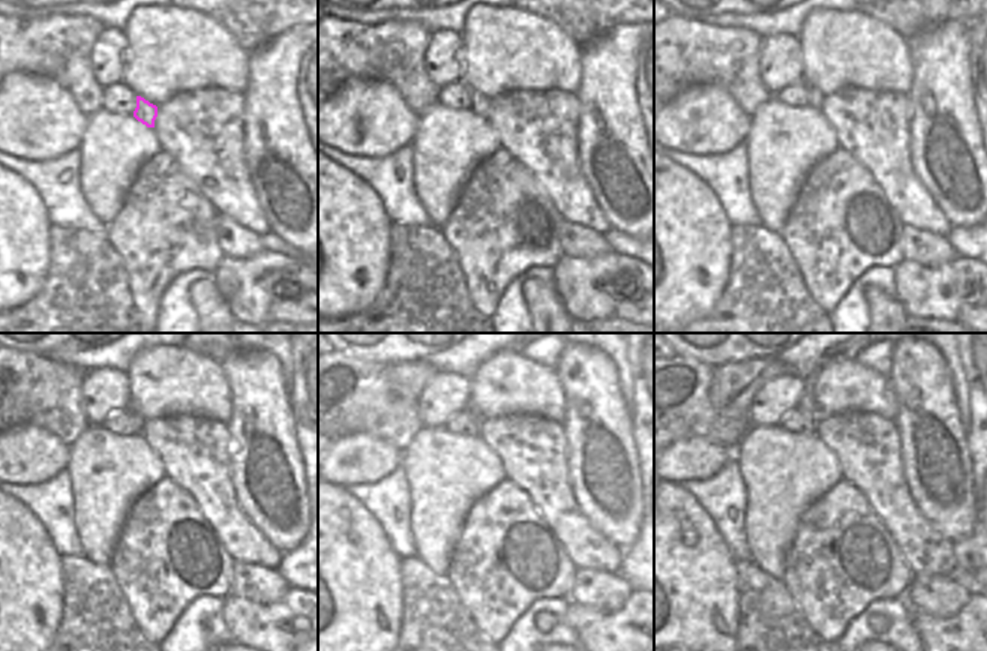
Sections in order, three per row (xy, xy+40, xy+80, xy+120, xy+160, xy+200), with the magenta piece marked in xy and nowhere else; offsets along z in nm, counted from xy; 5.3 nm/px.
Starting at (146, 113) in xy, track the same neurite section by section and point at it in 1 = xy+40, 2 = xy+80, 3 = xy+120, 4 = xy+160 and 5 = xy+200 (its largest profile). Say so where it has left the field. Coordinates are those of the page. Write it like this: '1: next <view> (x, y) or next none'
1: next xy+40 (480, 105)
2: next xy+80 (815, 98)
3: next xy+120 (140, 422)
4: next xy+160 (470, 408)
5: next xy+200 (807, 405)

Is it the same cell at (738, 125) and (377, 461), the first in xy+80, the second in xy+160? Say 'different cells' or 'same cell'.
same cell

